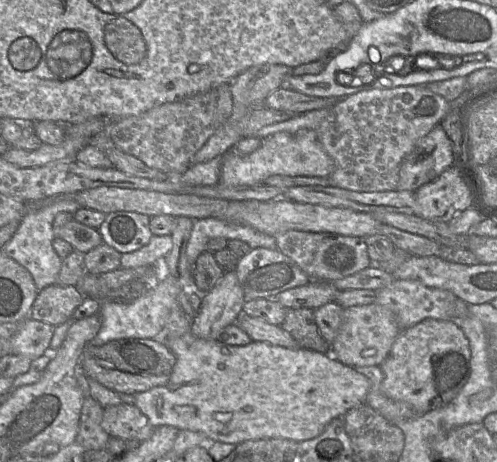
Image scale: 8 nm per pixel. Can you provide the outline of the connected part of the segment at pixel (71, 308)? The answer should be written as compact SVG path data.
M50 285L39 290L29 317L54 327L62 325L72 318L84 297L75 286Z

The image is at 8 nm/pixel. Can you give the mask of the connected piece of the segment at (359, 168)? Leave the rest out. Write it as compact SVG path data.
M426 85L375 88L337 100L327 117L315 130L318 140L335 163L335 169L328 177L330 186L356 192L396 190L401 162L420 139L440 124L449 109L450 103L428 89Z

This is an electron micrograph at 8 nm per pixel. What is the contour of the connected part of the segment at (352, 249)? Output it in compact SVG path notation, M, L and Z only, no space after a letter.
M289 230L275 236L277 249L291 258L310 278L333 282L368 268L371 259L363 238L329 232Z

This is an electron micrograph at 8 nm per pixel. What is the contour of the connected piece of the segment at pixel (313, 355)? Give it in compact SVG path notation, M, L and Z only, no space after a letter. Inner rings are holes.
M191 332L166 340L176 357L168 382L133 394L135 406L154 427L170 425L178 430L203 433L209 442L239 444L246 440L283 438L296 442L312 439L323 432L329 422L344 416L350 409L365 403L370 380L337 360L305 348L286 348L265 342L227 345L216 340L196 337Z

